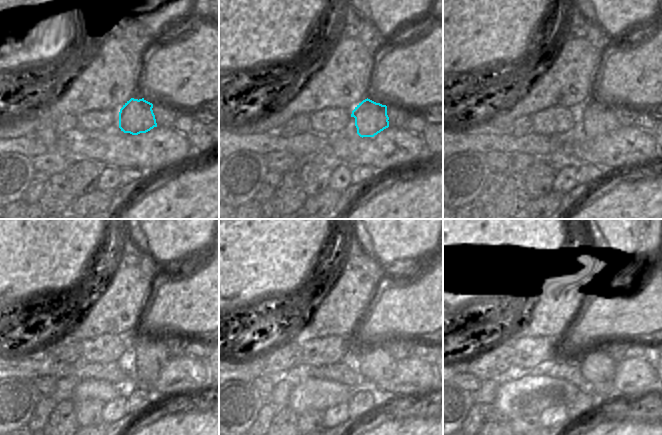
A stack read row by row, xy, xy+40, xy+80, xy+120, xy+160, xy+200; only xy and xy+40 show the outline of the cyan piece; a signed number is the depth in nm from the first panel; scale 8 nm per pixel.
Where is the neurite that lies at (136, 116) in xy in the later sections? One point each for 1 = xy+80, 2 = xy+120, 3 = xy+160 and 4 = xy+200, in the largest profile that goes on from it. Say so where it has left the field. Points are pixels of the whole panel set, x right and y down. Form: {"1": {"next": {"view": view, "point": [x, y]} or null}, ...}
{"1": {"next": {"view": "xy+80", "point": [596, 118]}}, "2": {"next": {"view": "xy+120", "point": [152, 354]}}, "3": {"next": {"view": "xy+160", "point": [375, 364]}}, "4": {"next": {"view": "xy+200", "point": [598, 368]}}}

